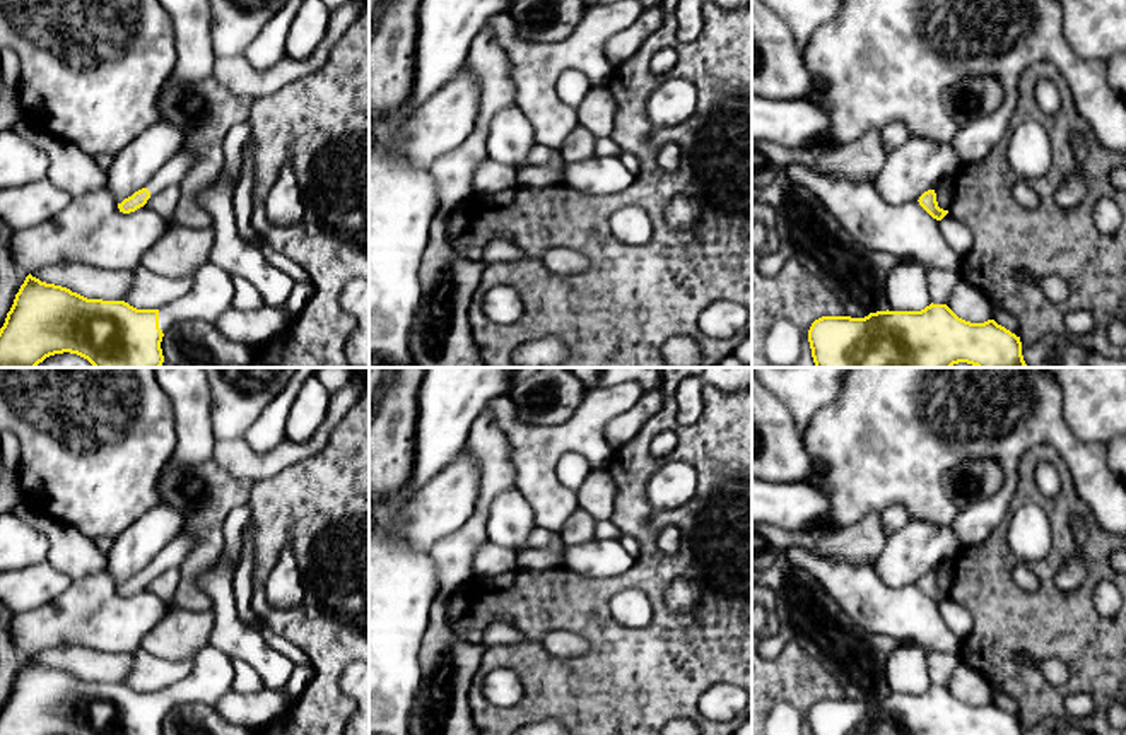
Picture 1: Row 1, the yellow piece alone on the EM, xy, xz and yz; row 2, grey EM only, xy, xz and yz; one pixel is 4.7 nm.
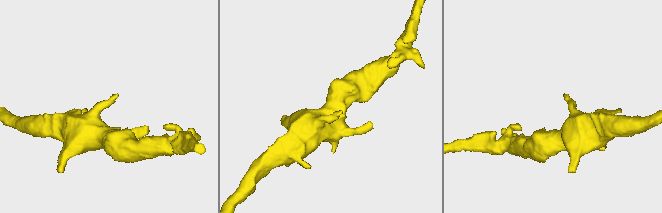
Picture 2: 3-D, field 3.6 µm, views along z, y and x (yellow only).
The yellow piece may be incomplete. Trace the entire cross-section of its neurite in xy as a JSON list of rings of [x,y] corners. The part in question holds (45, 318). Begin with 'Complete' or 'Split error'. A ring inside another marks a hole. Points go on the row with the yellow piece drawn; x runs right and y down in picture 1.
Split error. [[[210,260],[196,270],[191,289],[159,309],[137,309],[125,301],[87,299],[67,287],[46,284],[31,273],[26,277],[0,328],[0,368],[36,368],[55,354],[77,354],[94,368],[161,368],[161,342],[178,321],[215,321],[232,308],[231,275]]]

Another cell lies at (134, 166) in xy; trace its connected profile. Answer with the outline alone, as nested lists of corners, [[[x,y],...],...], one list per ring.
[[[162,120],[145,128],[114,154],[106,171],[106,186],[116,205],[147,188],[154,174],[185,147],[185,132]]]

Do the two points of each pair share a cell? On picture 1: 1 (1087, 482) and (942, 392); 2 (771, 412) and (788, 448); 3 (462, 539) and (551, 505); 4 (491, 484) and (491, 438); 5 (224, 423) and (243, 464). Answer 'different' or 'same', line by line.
1: same
2: same
3: different
4: same
5: different

